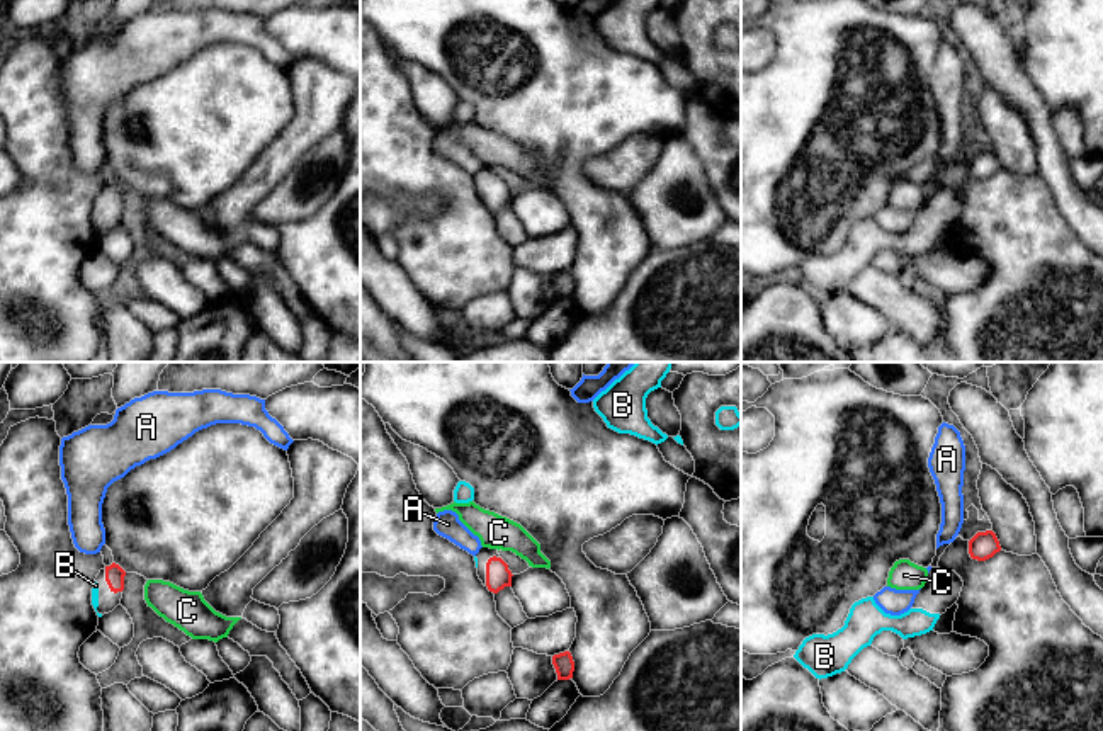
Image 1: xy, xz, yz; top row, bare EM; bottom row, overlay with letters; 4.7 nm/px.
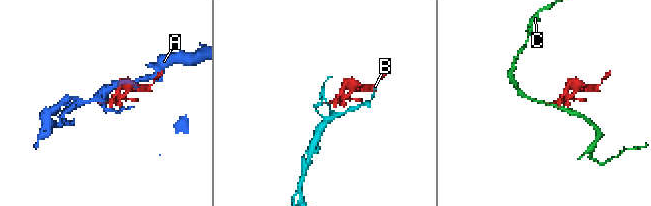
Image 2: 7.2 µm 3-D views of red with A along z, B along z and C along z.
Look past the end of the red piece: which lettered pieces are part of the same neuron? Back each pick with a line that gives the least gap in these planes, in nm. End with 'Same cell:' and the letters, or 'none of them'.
B: gap 40 nm
Same cell: B

